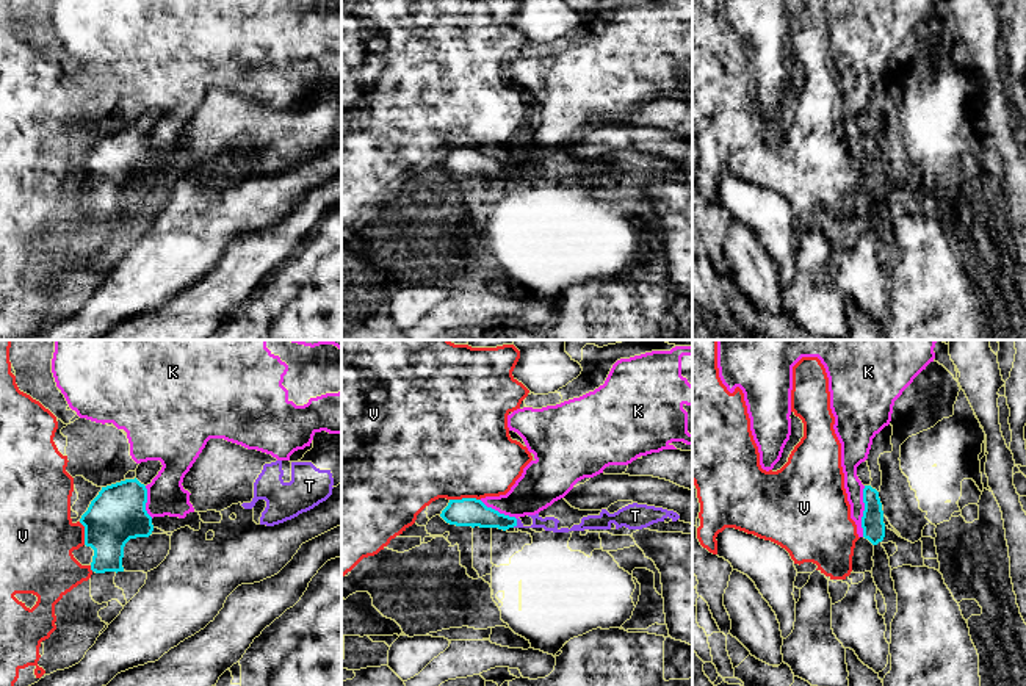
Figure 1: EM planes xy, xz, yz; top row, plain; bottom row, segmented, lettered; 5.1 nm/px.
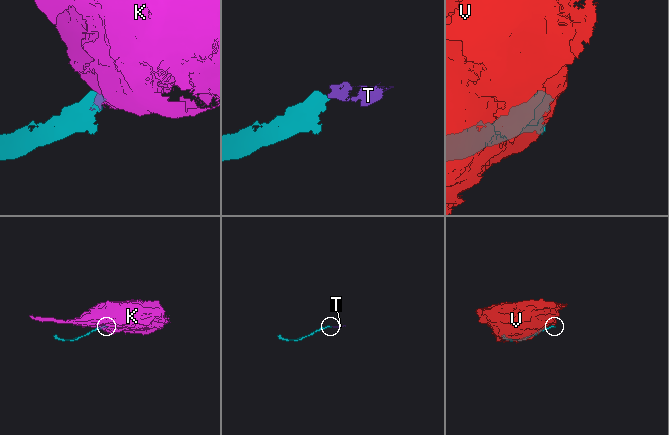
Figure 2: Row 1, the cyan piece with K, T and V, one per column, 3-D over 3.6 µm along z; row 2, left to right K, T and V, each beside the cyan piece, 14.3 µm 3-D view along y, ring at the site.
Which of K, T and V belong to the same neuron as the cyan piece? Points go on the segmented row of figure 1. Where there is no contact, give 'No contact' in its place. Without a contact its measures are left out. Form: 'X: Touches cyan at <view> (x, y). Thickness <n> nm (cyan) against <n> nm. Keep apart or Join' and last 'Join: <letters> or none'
K: Touches cyan at yz (863, 511). Thickness 120 nm (cyan) against 90 nm. Keep apart
T: Touches cyan at xz (516, 523). Thickness 140 nm (cyan) against 80 nm. Join
V: Touches cyan at xz (464, 498). Thickness 140 nm (cyan) against 500 nm. Keep apart
Join: T

